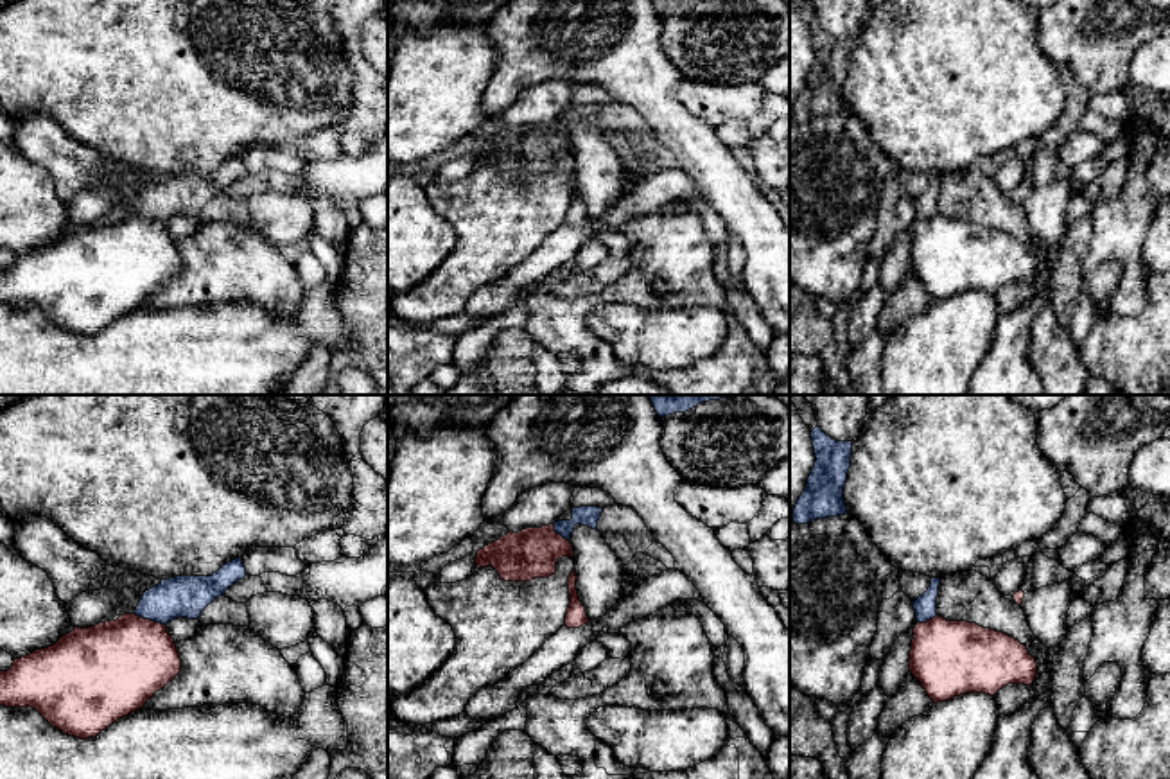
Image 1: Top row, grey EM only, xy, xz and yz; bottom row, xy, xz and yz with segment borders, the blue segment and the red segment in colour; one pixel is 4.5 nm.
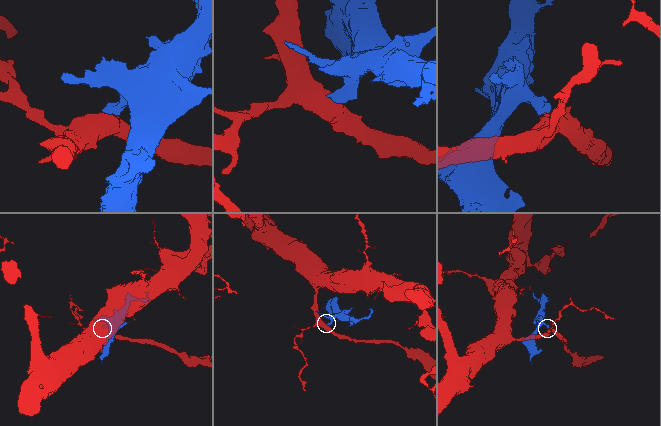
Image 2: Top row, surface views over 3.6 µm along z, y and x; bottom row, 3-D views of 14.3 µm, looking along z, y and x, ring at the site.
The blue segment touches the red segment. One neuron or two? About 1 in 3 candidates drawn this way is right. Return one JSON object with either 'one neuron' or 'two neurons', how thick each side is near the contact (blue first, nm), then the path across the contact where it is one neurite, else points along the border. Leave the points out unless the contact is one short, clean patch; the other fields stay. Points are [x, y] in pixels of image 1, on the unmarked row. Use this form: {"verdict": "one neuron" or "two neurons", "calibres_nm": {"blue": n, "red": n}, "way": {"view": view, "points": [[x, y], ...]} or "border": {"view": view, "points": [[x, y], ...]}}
{"verdict": "two neurons", "calibres_nm": {"blue": 190, "red": 400}, "border": {"view": "xy", "points": [[135, 210], [164, 223]]}}

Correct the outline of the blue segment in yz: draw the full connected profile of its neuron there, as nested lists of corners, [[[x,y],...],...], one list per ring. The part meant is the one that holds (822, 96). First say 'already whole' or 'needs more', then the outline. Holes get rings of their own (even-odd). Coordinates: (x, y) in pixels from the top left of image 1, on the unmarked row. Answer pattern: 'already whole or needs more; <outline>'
already whole; [[[822,25],[811,29],[811,38],[816,59],[793,106],[795,122],[849,111],[843,84],[851,66],[852,39],[836,39]]]

